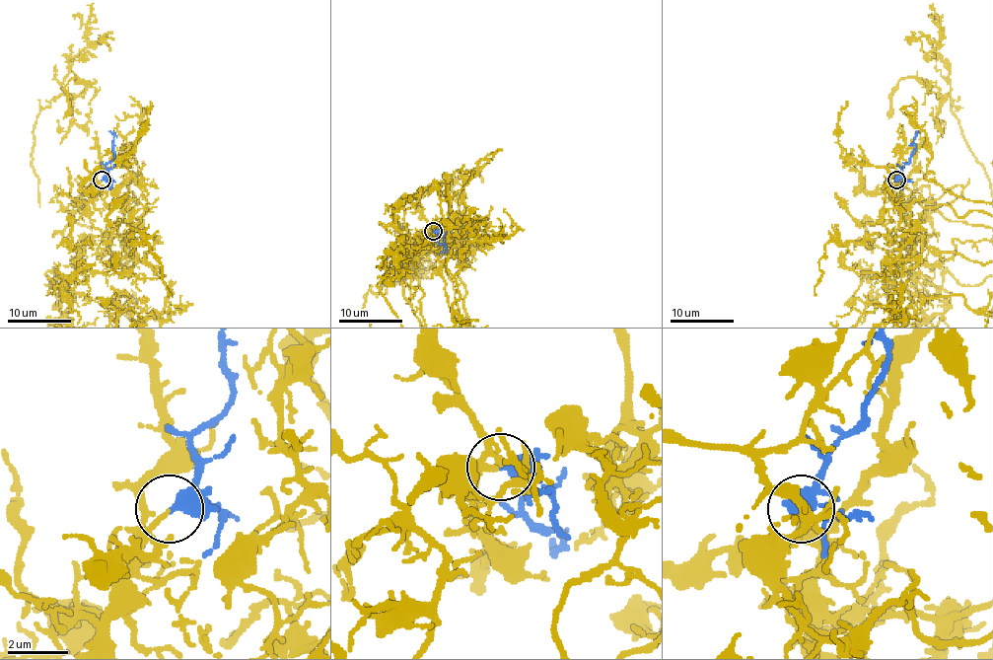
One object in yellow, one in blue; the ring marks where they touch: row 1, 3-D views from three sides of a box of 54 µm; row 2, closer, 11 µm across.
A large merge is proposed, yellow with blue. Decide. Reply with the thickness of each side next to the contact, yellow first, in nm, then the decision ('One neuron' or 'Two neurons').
Thickness 170 nm (yellow) against 480 nm. One neuron

